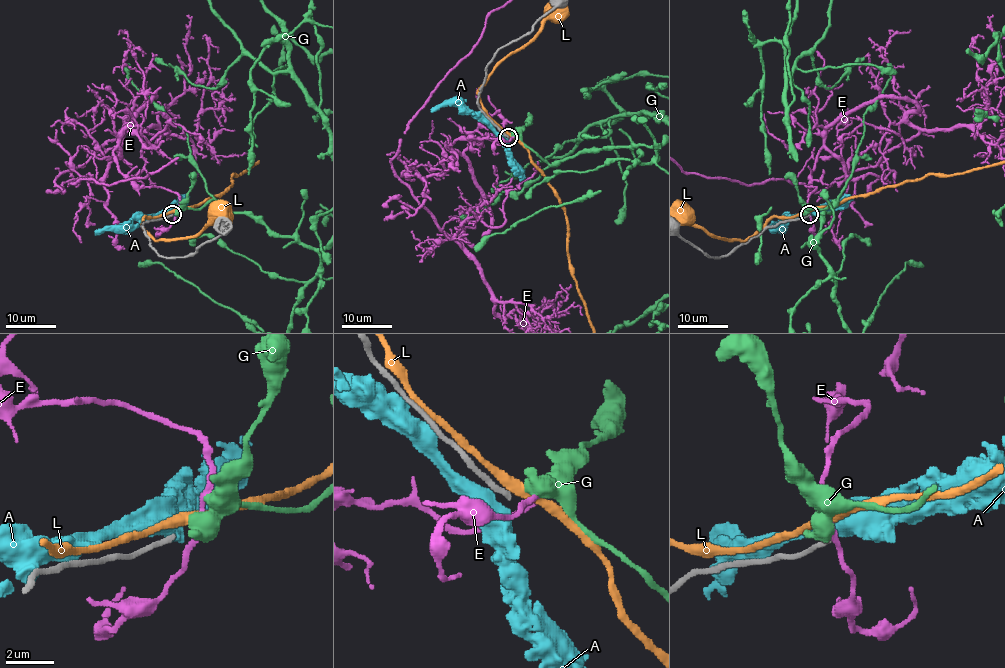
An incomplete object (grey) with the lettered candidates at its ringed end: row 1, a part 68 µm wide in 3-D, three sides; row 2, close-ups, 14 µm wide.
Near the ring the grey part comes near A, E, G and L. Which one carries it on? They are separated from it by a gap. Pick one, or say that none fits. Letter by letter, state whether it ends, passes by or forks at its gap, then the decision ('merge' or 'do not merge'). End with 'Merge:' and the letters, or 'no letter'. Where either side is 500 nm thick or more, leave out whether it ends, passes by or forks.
A: do not merge
E: it passes by; do not merge
G: do not merge
L: it passes by; do not merge
Merge: no letter

